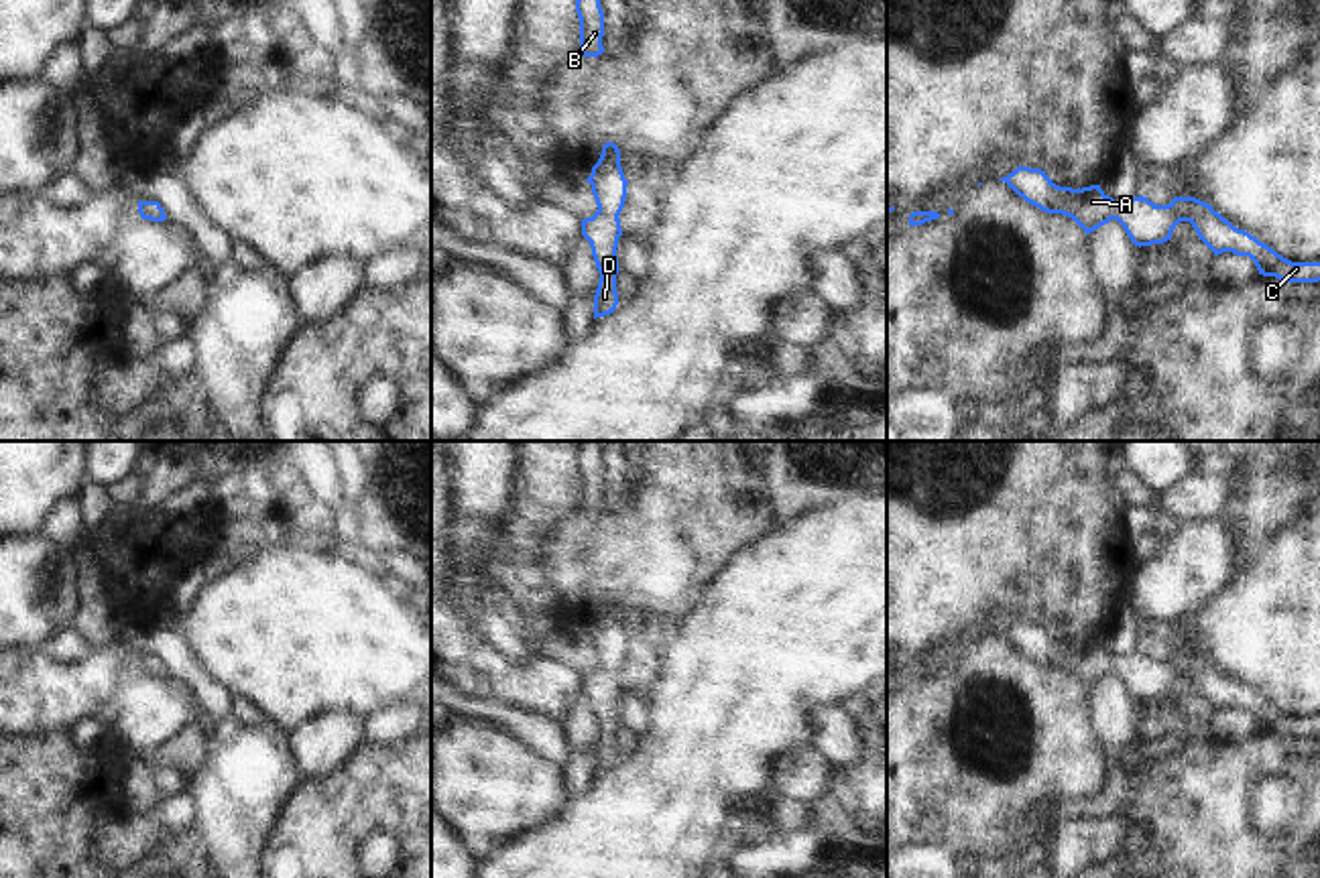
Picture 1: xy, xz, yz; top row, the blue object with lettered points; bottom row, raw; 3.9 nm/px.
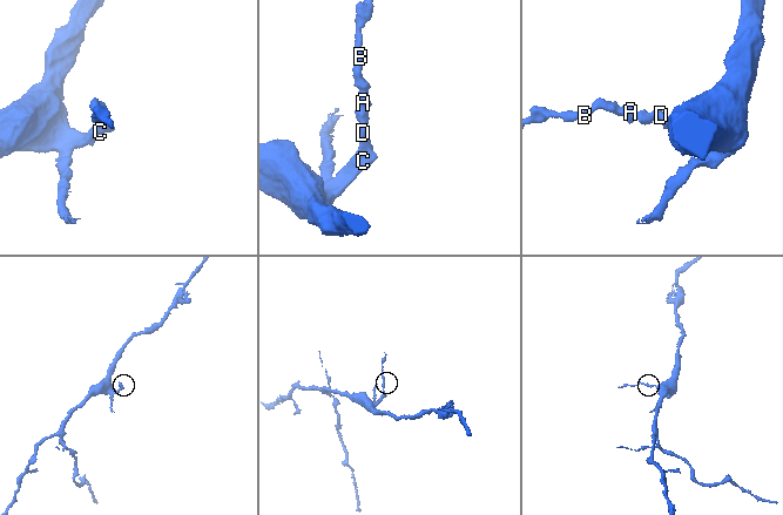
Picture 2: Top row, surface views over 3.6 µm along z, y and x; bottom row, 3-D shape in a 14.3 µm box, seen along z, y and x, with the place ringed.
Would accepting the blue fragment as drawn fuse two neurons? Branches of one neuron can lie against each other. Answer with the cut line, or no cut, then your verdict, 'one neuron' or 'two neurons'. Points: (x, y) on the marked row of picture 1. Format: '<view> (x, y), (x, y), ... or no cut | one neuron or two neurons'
no cut | one neuron

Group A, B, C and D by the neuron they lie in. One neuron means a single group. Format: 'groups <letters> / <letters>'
groups A B C D

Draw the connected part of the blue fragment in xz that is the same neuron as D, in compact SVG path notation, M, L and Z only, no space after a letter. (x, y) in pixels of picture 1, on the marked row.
M614 142L602 146L598 163L592 167L592 175L586 179L592 185L592 193L598 211L592 217L582 220L582 236L590 242L596 268L600 272L598 289L594 295L594 319L614 313L618 305L616 274L618 274L618 238L620 211L626 199L626 185L620 150Z

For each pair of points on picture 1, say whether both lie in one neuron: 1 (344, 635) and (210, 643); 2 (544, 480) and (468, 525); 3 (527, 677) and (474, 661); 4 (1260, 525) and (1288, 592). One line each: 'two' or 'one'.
1: one
2: two
3: one
4: two

